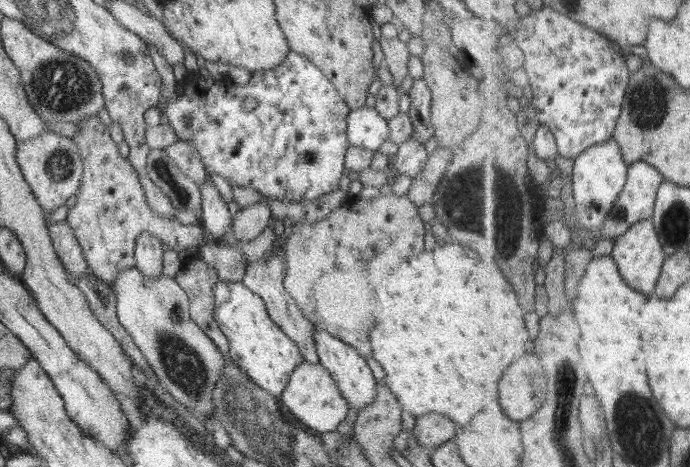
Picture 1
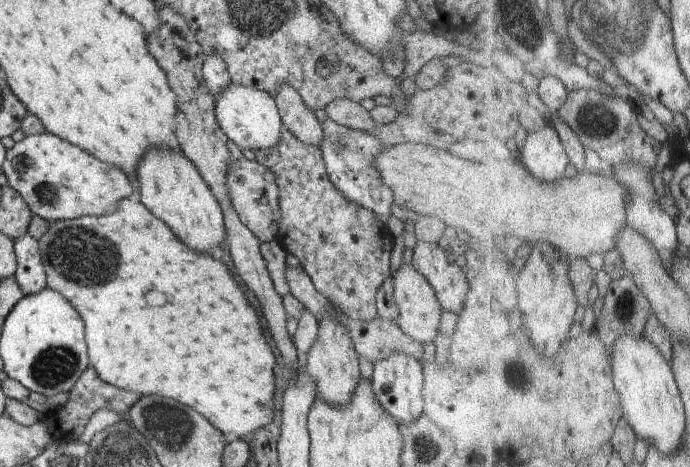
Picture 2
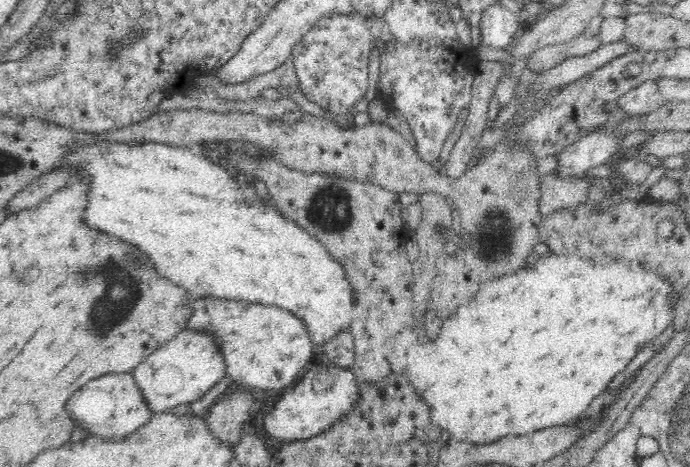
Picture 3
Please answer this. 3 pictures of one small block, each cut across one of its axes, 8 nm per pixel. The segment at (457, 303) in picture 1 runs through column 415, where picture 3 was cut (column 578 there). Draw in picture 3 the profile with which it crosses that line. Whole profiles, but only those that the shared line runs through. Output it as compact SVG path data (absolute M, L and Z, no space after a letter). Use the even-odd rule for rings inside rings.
M544 256L538 258L534 264L528 264L526 268L518 270L516 274L502 276L490 282L482 282L480 290L474 300L466 302L458 312L447 316L443 320L442 330L435 340L427 339L426 342L417 342L411 346L405 354L404 375L410 381L410 385L416 389L416 393L429 409L429 419L441 429L448 430L456 440L464 440L476 444L490 444L500 441L502 438L520 436L550 428L562 426L575 420L588 408L588 404L600 395L600 392L608 386L608 382L622 370L626 364L640 352L646 344L650 344L670 322L672 314L668 308L668 294L670 286L658 276L642 266L628 264L626 260L582 260L578 256Z

